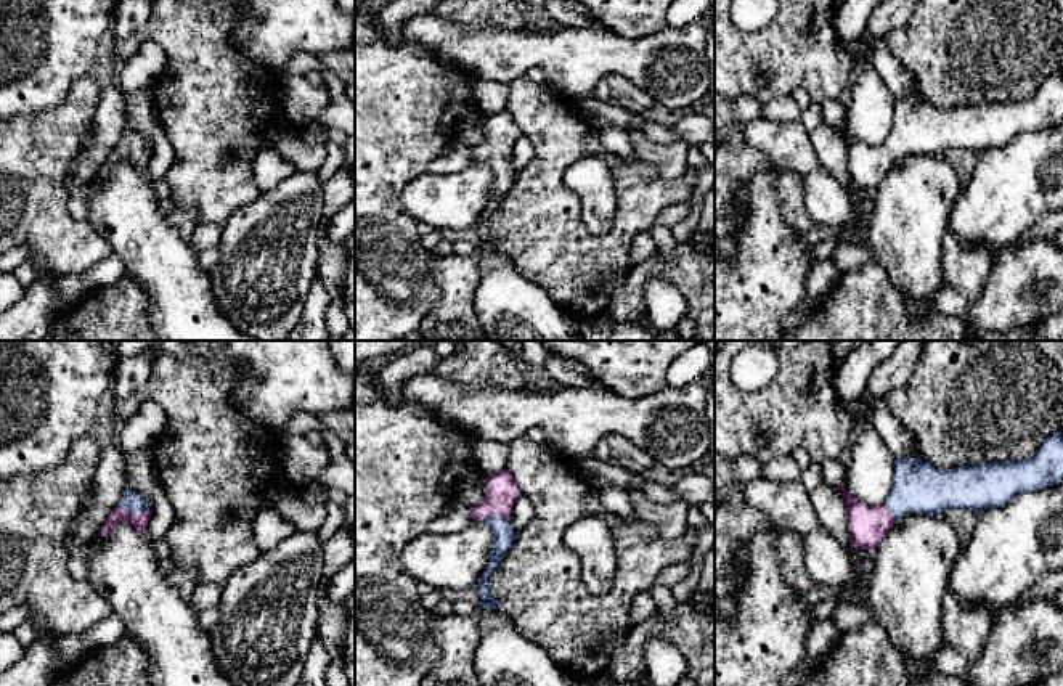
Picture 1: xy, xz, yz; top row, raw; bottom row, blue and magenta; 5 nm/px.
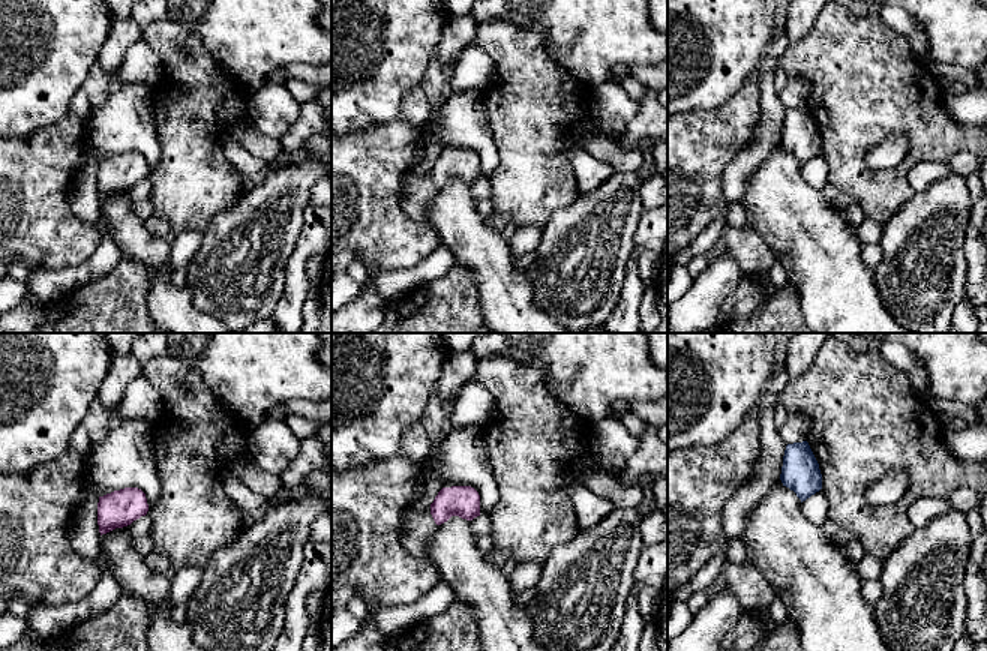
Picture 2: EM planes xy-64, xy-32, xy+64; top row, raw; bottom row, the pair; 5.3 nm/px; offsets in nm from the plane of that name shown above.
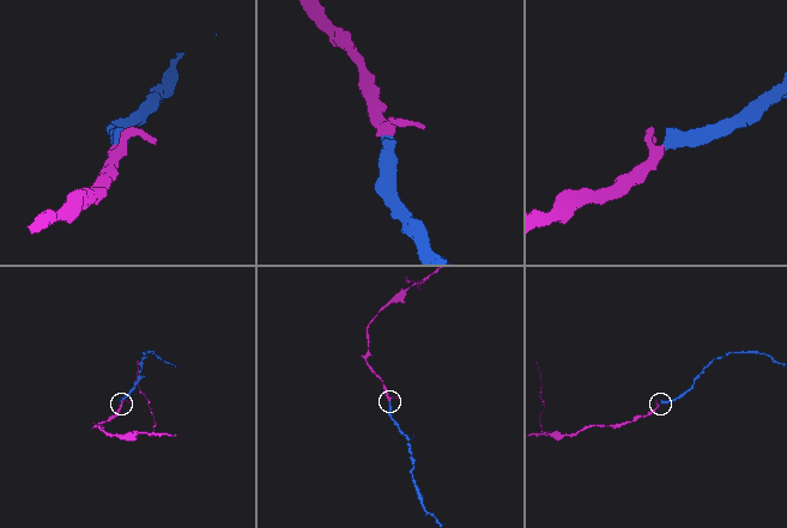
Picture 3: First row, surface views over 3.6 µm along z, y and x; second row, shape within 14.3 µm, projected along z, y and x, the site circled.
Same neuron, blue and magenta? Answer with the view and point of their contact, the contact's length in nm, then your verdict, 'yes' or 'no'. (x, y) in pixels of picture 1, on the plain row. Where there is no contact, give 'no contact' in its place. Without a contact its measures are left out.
contact xy (134, 153); length 170 nm; yes

